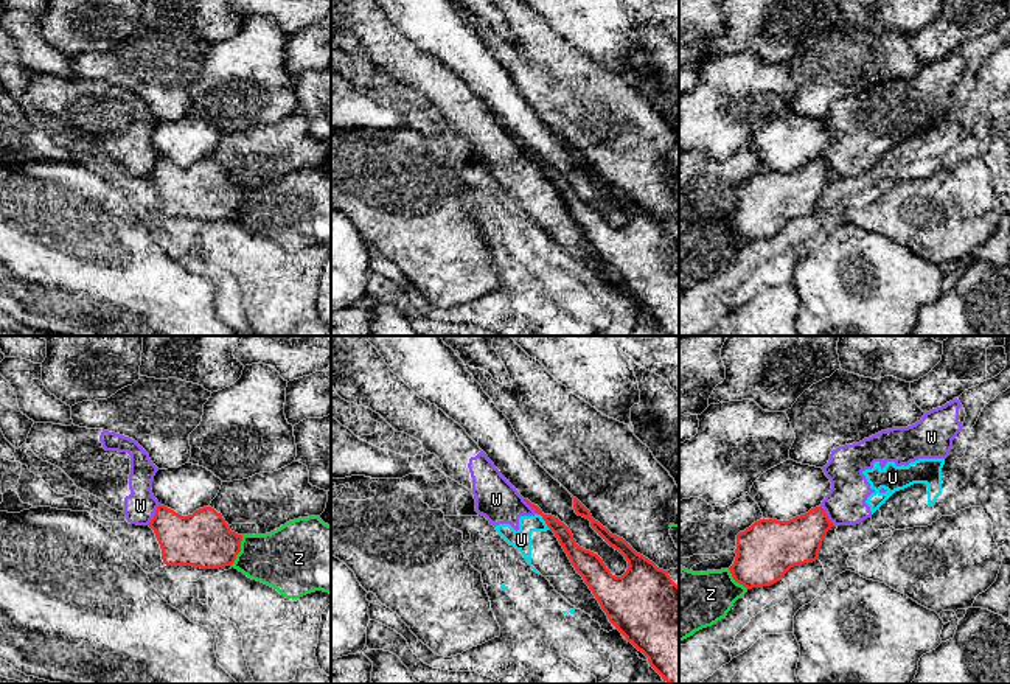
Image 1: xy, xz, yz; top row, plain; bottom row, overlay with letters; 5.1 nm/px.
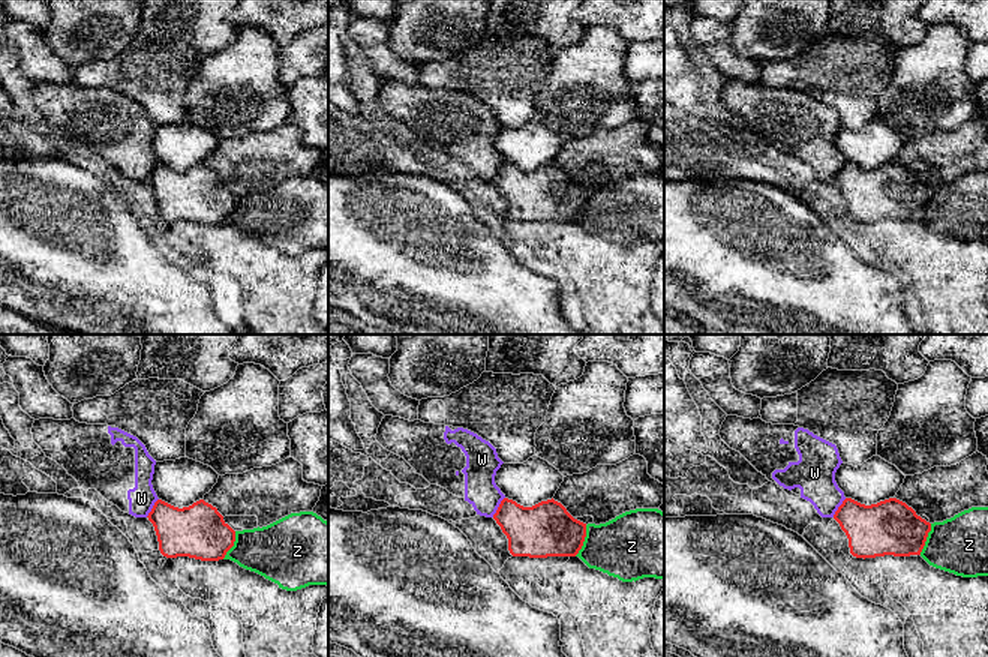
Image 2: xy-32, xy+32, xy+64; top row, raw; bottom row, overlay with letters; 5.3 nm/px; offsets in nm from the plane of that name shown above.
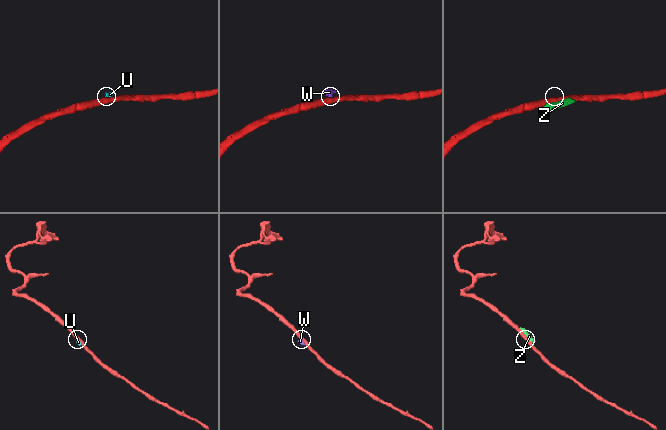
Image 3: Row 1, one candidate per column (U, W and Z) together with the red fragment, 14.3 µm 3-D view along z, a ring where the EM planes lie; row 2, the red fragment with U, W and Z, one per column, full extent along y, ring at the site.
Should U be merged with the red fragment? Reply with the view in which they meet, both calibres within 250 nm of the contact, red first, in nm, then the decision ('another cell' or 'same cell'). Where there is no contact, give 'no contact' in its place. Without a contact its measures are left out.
contact in xz; calibres 90 and 100 nm; another cell

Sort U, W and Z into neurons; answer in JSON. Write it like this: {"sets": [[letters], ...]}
{"sets": [["U", "W"], ["Z"]]}

